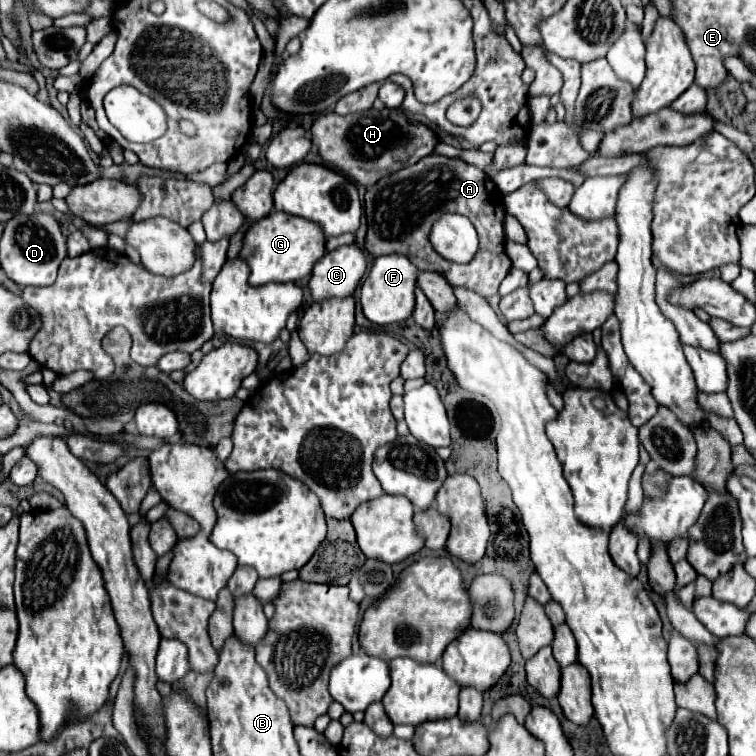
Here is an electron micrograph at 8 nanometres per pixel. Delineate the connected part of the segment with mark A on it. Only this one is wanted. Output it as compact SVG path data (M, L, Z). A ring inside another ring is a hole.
M433 153L421 159L417 165L383 177L365 193L365 217L365 251L371 257L391 253L405 255L419 271L437 271L445 275L453 287L465 287L481 297L495 295L511 269L511 259L505 253L503 193L481 169L465 163L463 159ZM447 211L461 211L461 215L469 217L477 227L479 251L467 265L457 265L439 257L429 243L431 225Z

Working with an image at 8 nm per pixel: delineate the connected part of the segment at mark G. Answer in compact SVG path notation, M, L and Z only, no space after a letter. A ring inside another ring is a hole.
M271 211L261 221L253 223L243 237L239 257L249 265L249 285L261 287L267 283L289 283L307 277L313 265L325 255L325 237L319 225L289 213Z

